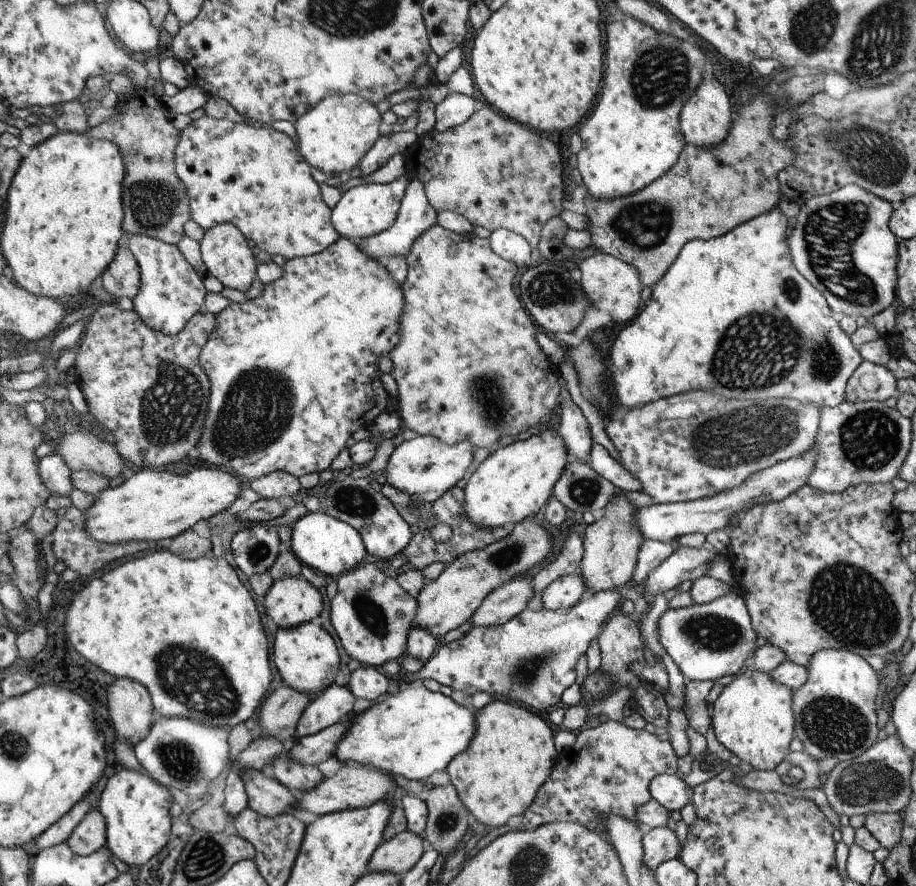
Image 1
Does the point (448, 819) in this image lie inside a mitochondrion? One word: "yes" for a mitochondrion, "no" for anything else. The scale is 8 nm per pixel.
yes

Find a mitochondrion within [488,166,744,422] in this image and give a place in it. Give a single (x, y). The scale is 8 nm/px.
(646, 224)

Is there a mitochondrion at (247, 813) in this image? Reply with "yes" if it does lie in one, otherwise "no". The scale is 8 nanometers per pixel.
no

